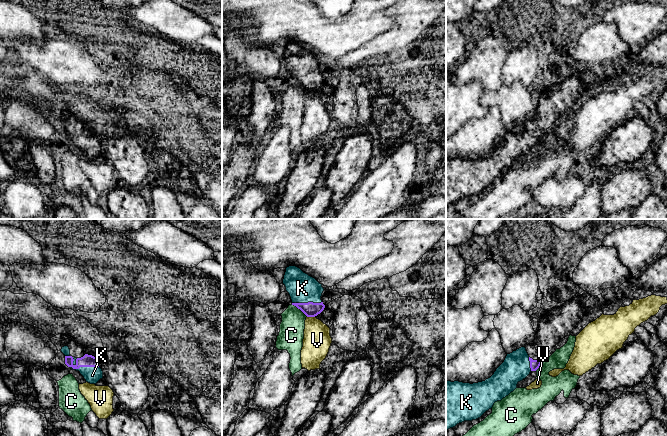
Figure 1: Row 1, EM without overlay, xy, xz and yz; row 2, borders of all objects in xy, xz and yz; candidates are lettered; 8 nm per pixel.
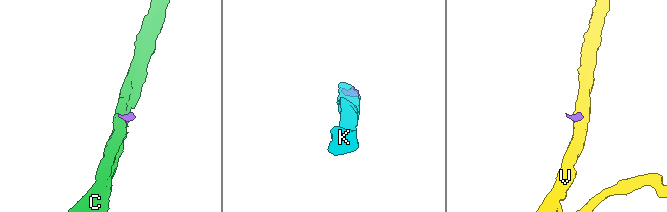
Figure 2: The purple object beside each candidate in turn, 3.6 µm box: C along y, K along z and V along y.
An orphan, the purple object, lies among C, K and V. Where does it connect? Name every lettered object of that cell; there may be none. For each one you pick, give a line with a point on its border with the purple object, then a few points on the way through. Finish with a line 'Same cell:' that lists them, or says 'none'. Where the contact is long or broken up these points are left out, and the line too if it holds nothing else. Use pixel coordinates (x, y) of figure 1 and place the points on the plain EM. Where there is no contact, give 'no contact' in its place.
K: meets purple in xz at (306, 79); runs through xz (310, 85), (306, 79), (306, 70), (302, 64)
Same cell: K

